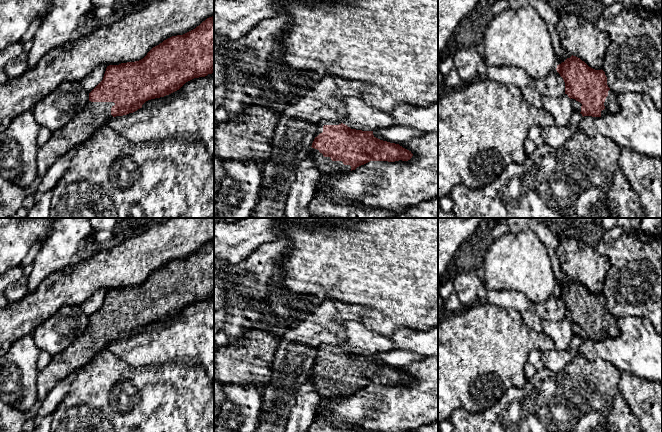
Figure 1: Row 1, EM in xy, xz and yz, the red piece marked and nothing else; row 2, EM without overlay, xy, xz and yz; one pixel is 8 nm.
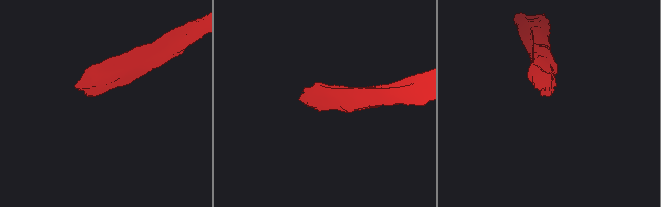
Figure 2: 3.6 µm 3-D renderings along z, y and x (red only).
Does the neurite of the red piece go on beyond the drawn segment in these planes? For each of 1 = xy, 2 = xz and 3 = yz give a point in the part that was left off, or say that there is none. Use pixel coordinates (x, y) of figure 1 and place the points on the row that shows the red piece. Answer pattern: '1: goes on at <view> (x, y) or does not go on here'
1: goes on at xy (77, 131)
2: goes on at xz (325, 165)
3: goes on at yz (611, 103)

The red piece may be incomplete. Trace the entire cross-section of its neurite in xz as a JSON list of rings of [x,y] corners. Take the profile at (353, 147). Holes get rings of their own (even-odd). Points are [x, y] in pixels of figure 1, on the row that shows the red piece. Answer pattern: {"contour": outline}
{"contour": [[[322,120],[317,126],[311,150],[313,151],[314,164],[322,174],[350,172],[370,161],[408,161],[413,156],[411,151],[399,144],[380,140],[373,135],[373,131],[351,129],[341,120]]]}

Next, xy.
{"contour": [[[214,16],[207,18],[195,29],[183,35],[172,36],[164,40],[139,61],[107,66],[103,80],[89,93],[89,101],[83,111],[65,126],[53,132],[50,139],[38,148],[36,181],[29,186],[16,186],[0,176],[0,218],[12,218],[22,206],[23,199],[27,195],[34,195],[48,169],[68,151],[78,148],[86,142],[99,126],[105,124],[112,117],[133,113],[142,108],[146,101],[169,95],[179,90],[186,82],[212,73],[214,73]]]}

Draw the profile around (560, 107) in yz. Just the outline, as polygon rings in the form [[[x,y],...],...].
[[[567,94],[561,96],[542,95],[541,101],[542,108],[552,115],[554,125],[557,127],[569,125],[574,110]]]

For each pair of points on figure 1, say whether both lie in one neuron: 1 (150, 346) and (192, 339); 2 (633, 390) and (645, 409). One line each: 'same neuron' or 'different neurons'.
1: same neuron
2: same neuron

